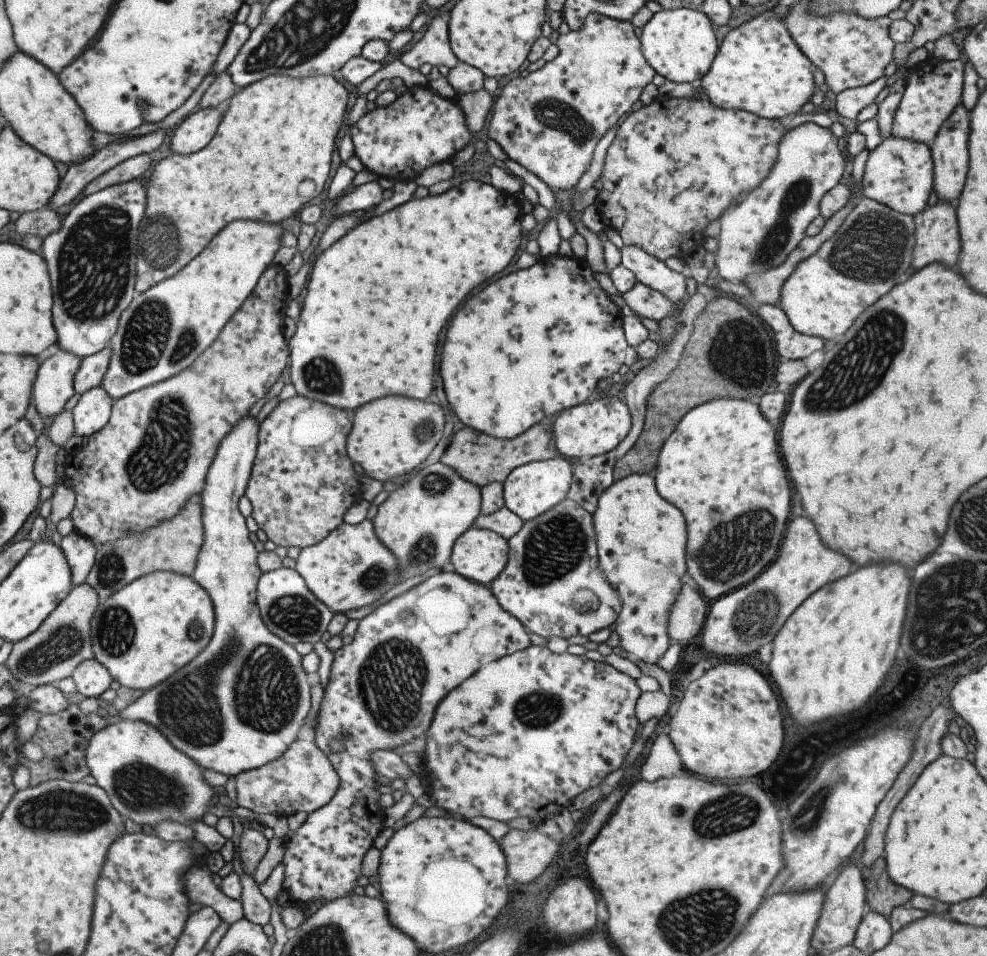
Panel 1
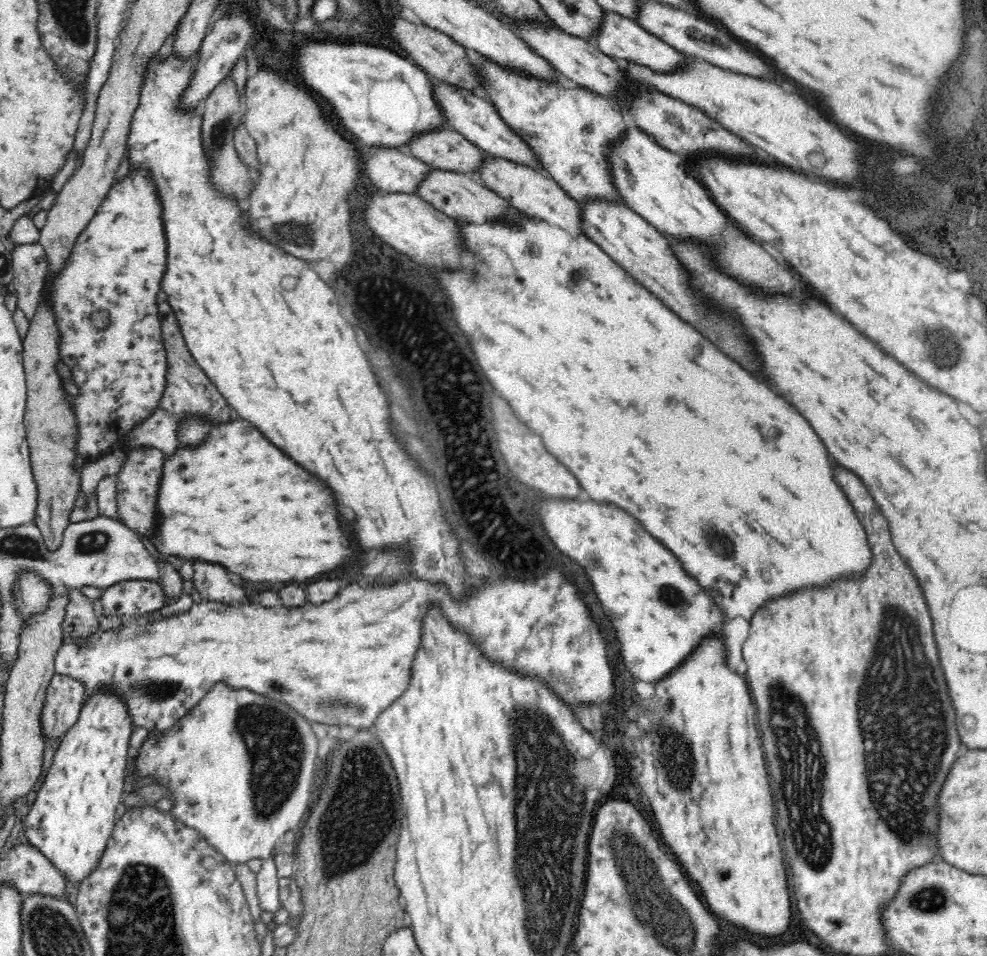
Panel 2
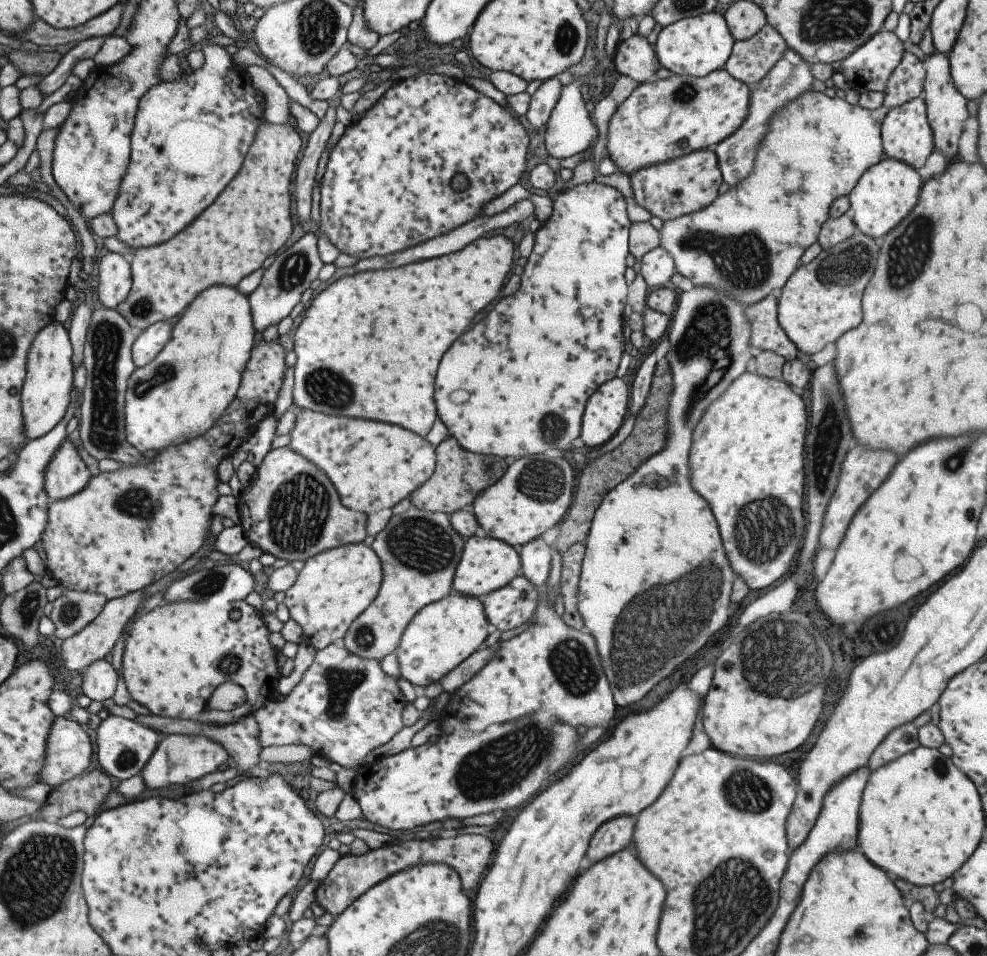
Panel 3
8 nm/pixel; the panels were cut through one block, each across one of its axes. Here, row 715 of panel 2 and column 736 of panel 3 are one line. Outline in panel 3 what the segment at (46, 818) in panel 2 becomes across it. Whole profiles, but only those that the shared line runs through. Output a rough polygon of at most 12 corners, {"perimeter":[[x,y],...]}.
{"perimeter":[[723,68],[639,83],[607,126],[627,176],[717,145],[749,86]]}

